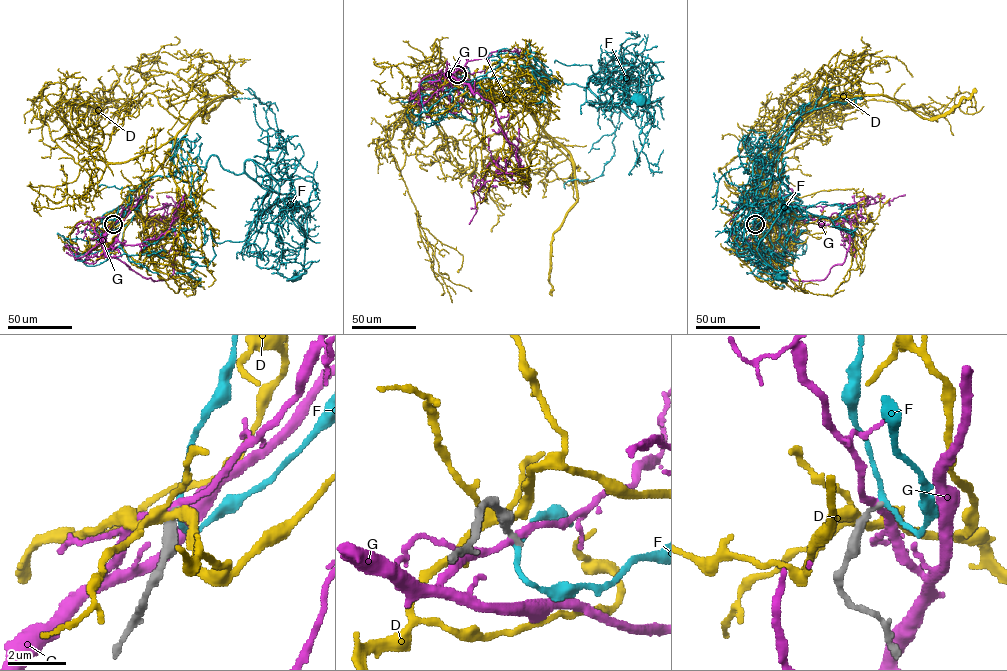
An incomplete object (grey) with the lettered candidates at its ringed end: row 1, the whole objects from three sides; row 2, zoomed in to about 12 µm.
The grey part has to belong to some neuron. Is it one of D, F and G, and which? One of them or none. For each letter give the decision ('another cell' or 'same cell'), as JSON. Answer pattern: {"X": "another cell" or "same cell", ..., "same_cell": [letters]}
{"D": "another cell", "F": "another cell", "G": "another cell", "same_cell": []}

